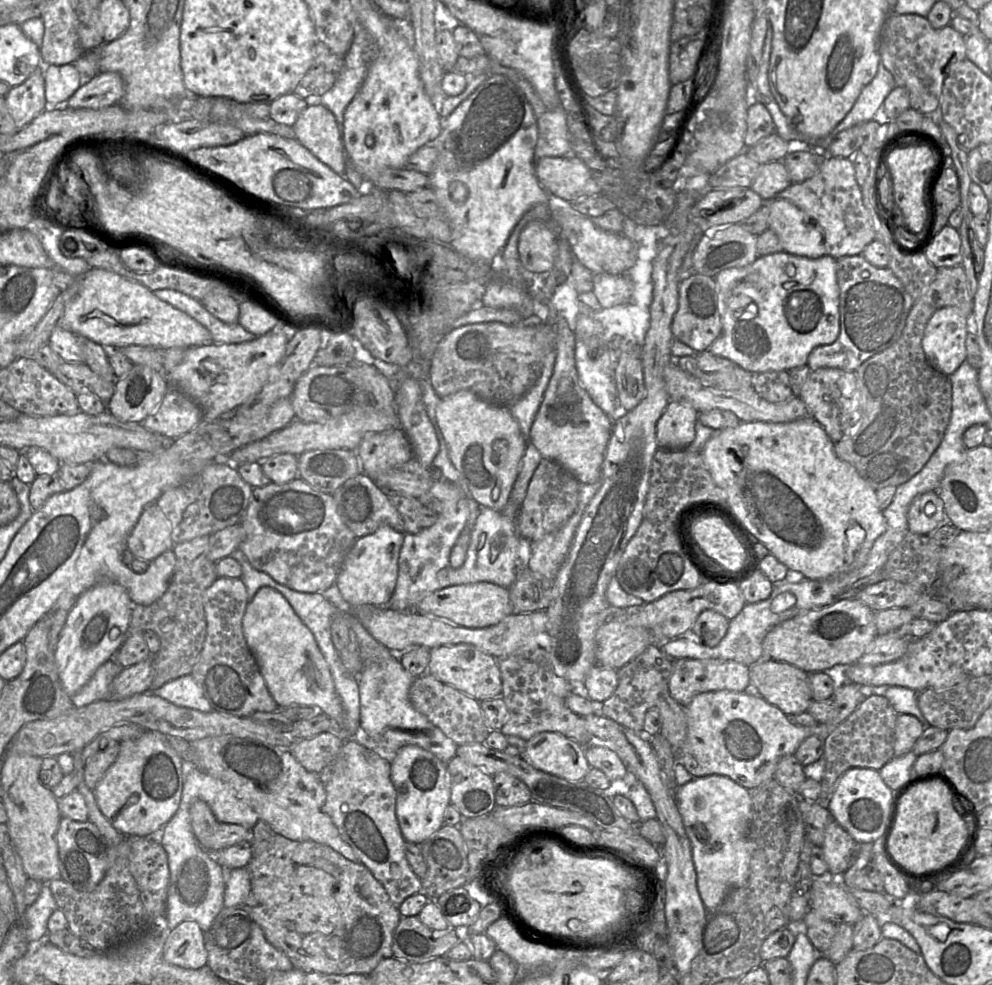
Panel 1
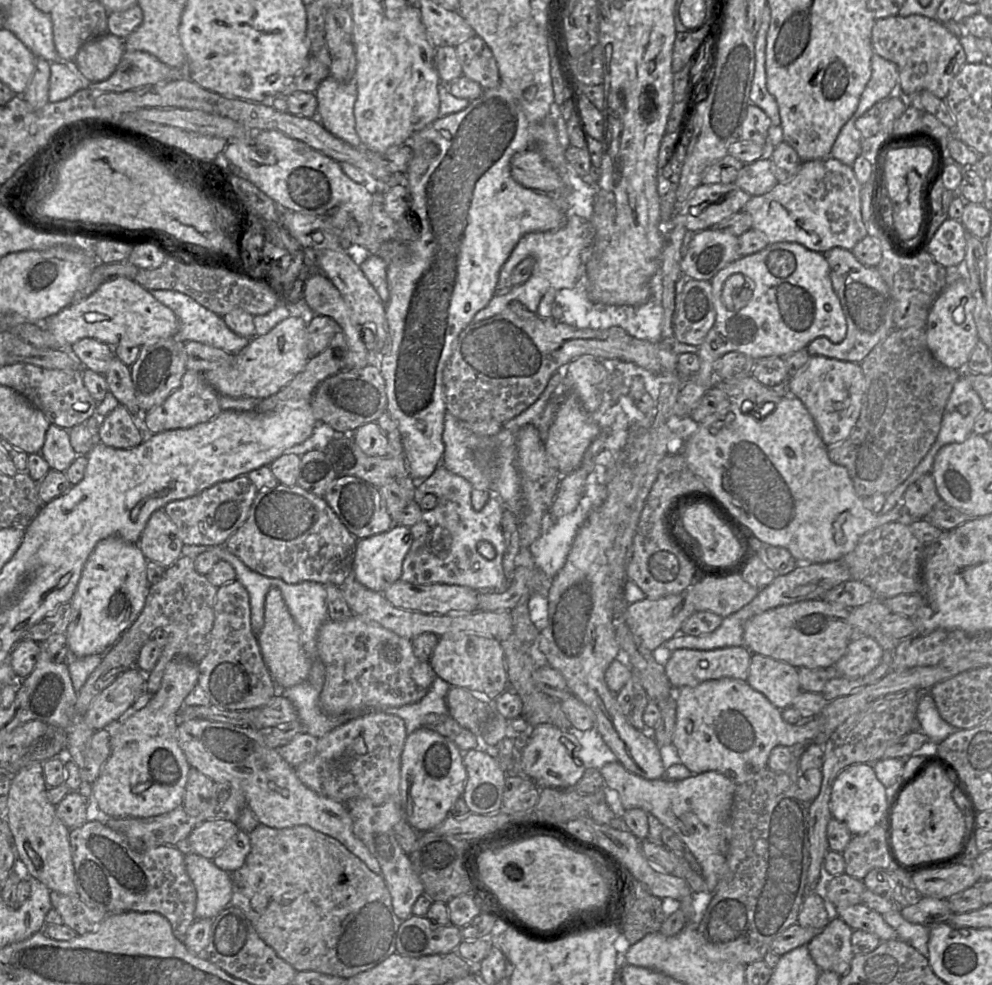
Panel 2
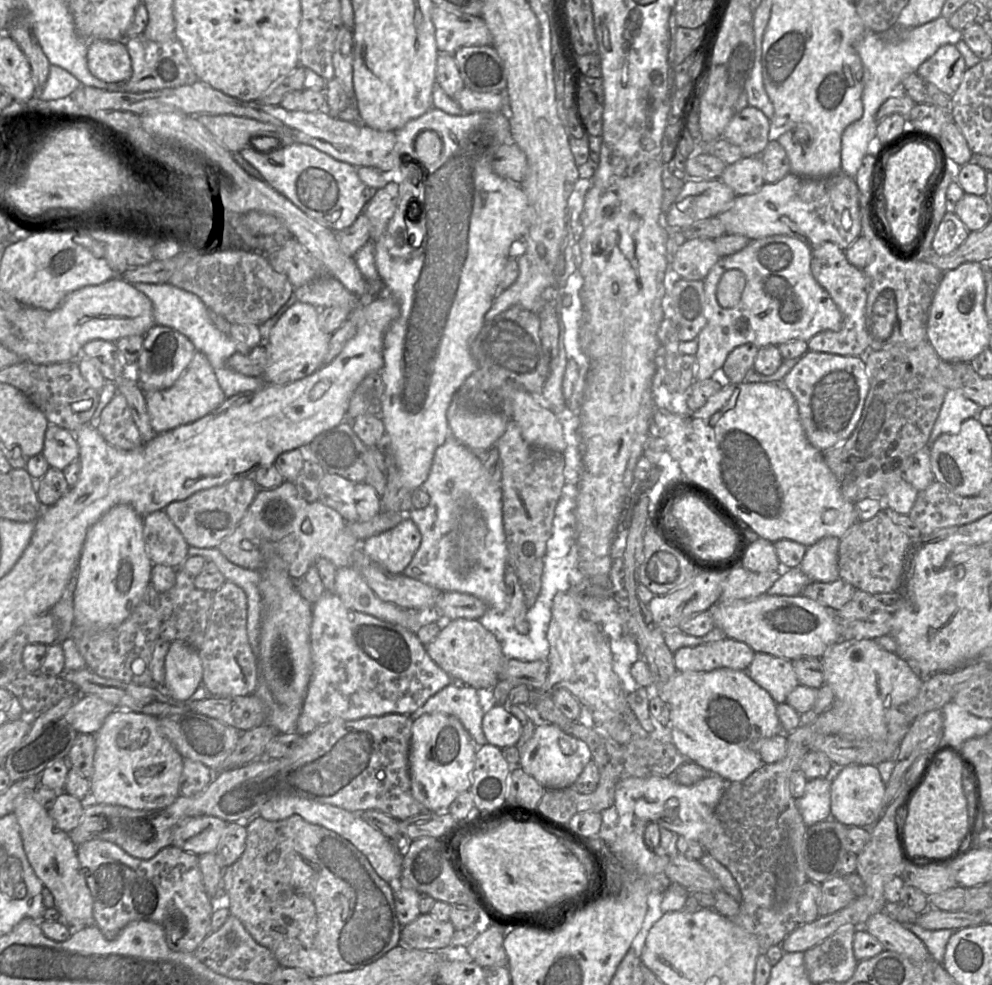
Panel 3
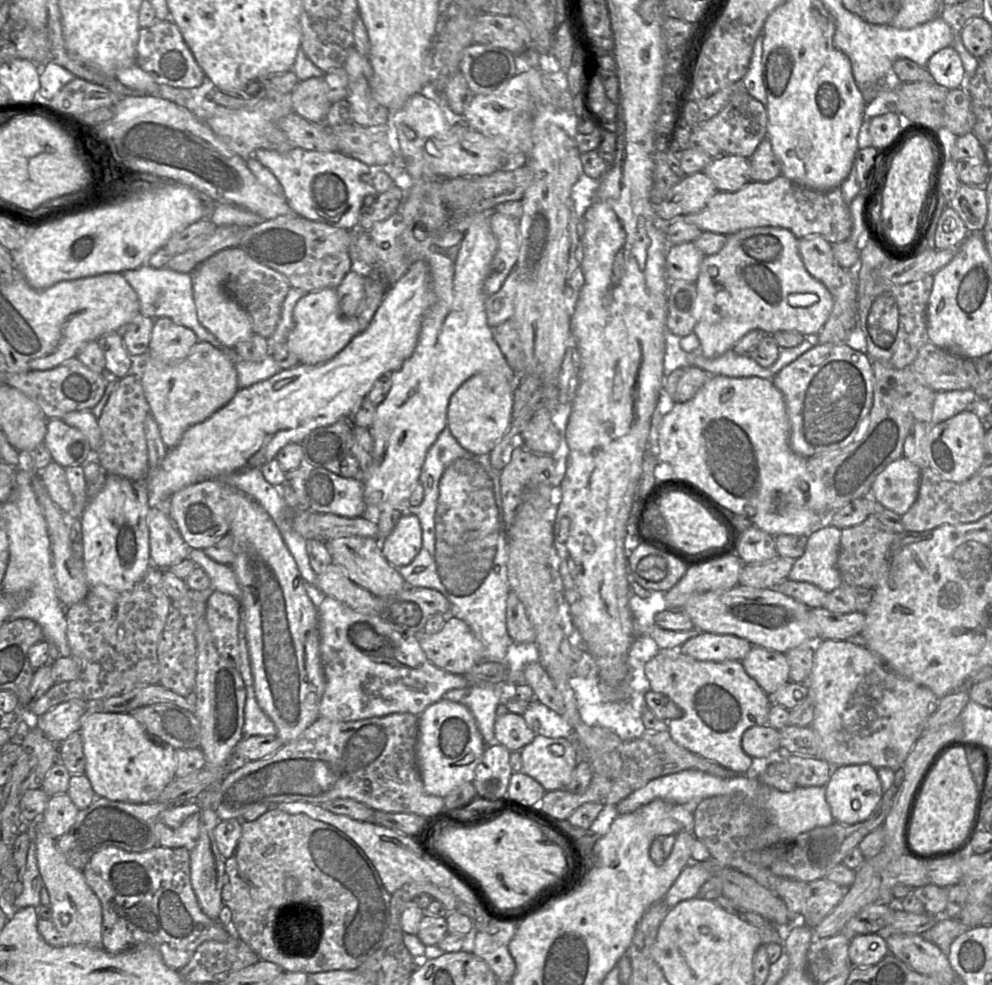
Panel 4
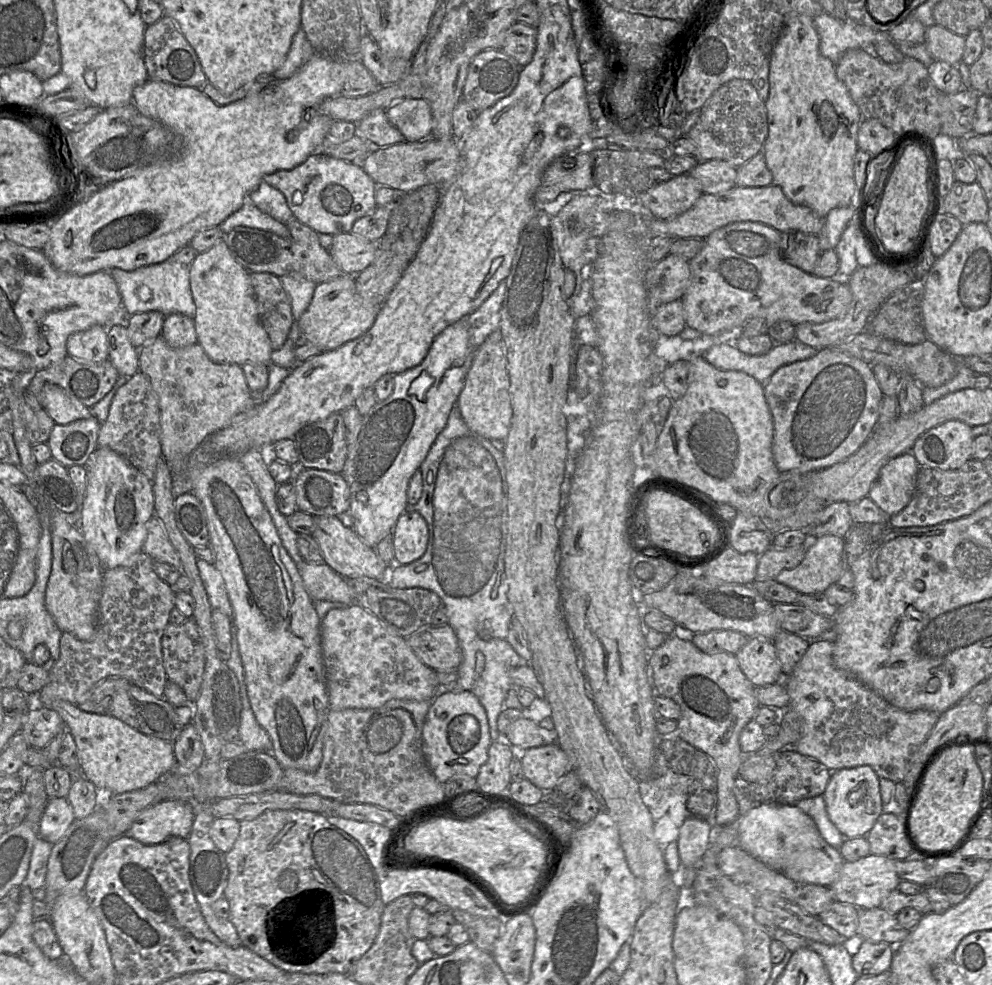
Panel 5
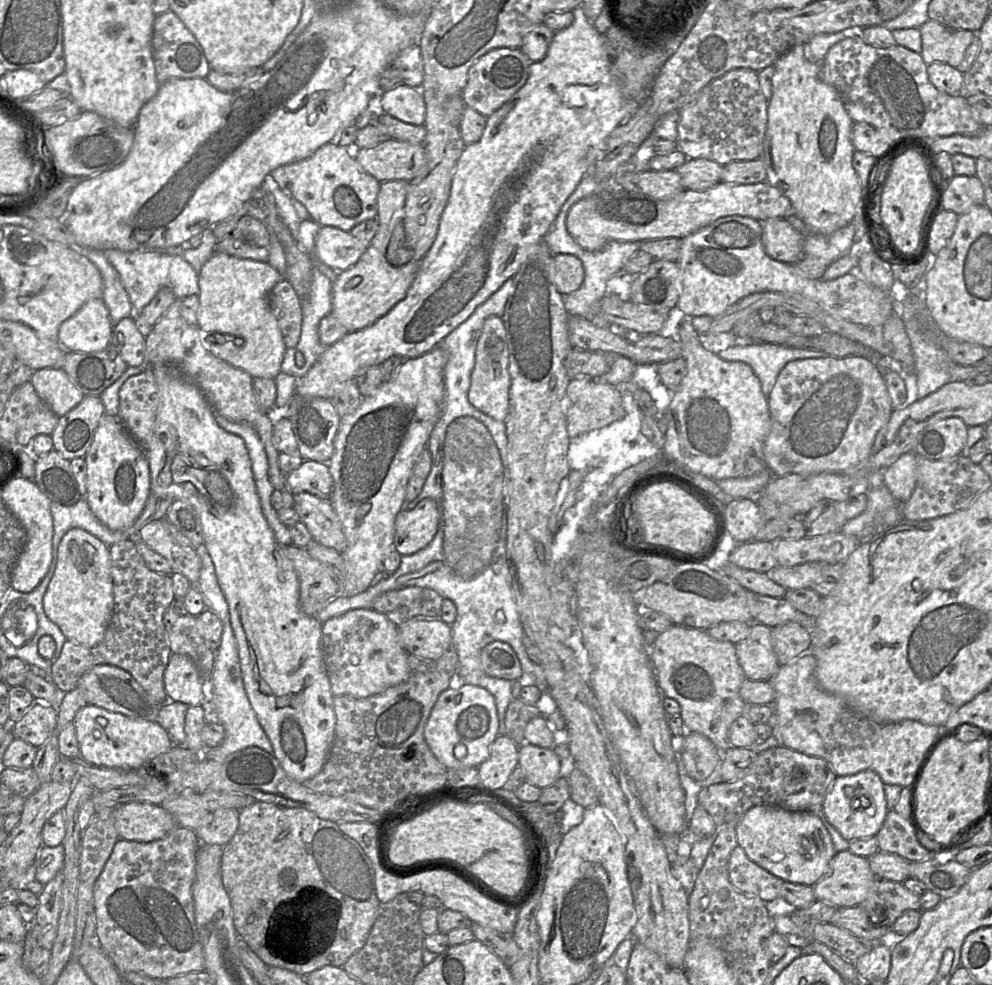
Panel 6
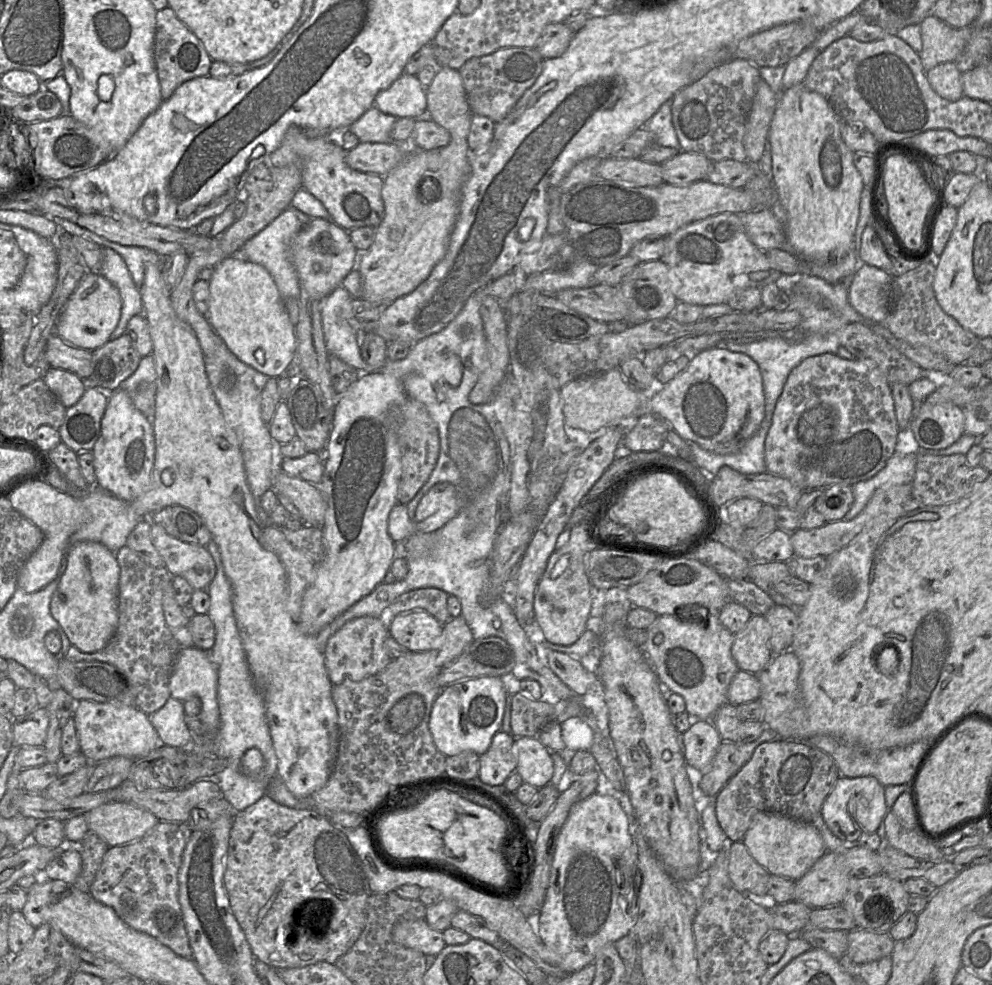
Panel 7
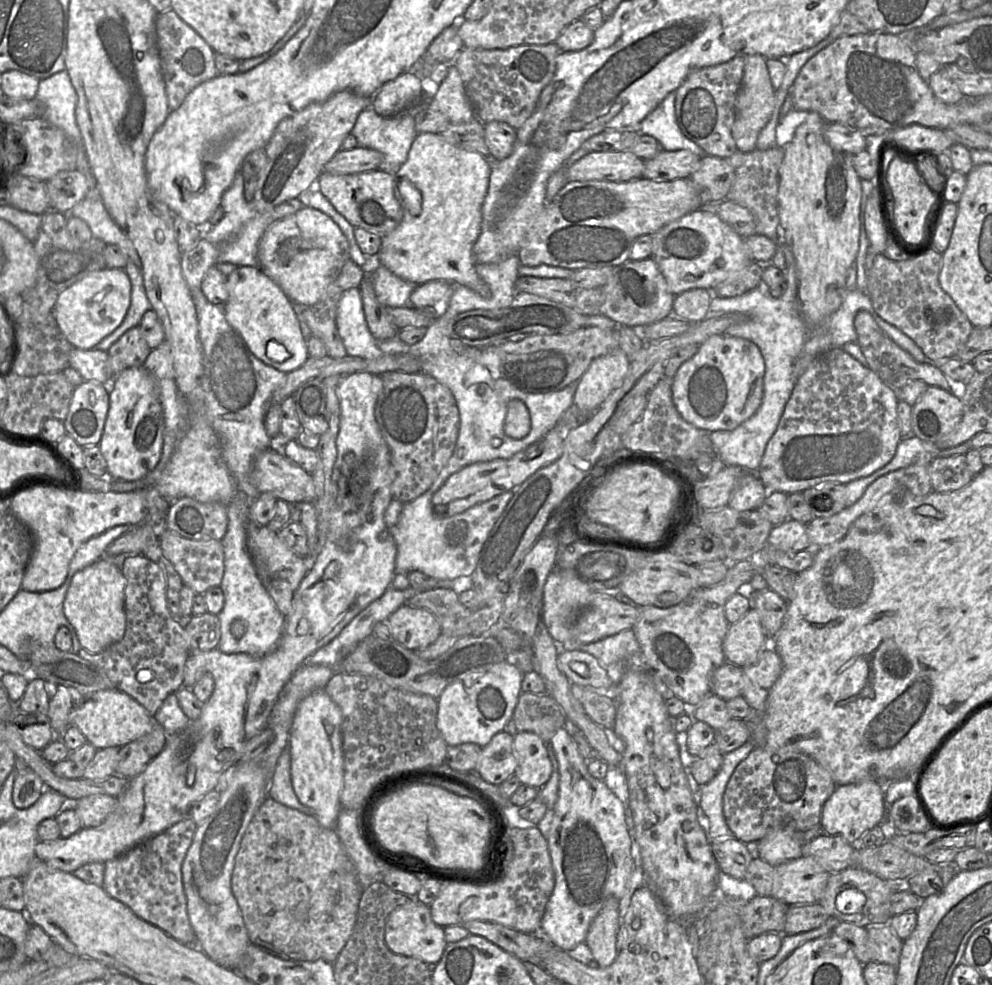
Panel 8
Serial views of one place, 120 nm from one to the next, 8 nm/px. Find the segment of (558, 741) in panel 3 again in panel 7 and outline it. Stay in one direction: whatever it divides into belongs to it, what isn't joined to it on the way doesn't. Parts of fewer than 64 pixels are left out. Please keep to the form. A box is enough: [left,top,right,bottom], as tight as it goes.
[515,737,554,789]

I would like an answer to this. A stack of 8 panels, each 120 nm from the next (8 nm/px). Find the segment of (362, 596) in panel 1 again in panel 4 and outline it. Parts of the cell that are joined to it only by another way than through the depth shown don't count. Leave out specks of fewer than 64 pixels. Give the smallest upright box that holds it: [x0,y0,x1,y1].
[380,514,422,568]

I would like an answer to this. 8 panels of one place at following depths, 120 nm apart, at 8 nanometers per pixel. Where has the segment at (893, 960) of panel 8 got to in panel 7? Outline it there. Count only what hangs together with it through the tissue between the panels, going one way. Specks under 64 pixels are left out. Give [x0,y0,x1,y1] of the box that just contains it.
[845,929,895,965]

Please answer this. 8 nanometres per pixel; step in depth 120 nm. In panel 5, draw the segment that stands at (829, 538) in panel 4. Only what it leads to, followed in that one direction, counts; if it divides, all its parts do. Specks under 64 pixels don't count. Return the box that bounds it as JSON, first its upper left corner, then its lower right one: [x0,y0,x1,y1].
[775,535,845,594]

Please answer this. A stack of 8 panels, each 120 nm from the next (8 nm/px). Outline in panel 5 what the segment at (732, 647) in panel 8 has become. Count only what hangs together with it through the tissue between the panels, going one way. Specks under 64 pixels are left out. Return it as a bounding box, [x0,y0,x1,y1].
[735,638,785,687]

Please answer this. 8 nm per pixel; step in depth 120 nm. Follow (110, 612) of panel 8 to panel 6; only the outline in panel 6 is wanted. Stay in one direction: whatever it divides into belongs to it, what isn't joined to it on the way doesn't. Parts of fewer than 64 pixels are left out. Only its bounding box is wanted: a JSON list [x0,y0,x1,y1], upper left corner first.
[43,528,114,647]

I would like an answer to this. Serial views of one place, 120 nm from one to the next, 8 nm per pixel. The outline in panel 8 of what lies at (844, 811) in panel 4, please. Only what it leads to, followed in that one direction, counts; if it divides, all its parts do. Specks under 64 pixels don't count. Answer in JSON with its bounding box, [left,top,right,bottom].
[822,780,886,845]

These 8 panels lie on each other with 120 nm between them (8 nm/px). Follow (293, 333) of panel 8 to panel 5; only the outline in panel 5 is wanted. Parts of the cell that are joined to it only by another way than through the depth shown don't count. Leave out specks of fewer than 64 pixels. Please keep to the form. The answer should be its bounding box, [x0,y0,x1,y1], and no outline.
[190,234,273,366]

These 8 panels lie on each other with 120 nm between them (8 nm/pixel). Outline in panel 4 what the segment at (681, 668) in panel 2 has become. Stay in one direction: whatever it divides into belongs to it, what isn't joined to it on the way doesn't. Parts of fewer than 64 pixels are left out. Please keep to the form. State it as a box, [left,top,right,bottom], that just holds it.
[679,632,752,661]

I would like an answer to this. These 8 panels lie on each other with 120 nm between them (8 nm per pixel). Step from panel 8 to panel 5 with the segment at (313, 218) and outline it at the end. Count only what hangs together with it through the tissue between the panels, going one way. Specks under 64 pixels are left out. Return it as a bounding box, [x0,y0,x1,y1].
[329,232,378,274]

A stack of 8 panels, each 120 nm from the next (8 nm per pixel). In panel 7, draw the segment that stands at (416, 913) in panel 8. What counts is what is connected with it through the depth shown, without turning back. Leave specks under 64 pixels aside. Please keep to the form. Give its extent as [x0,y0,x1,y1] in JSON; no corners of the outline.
[392,919,446,956]

